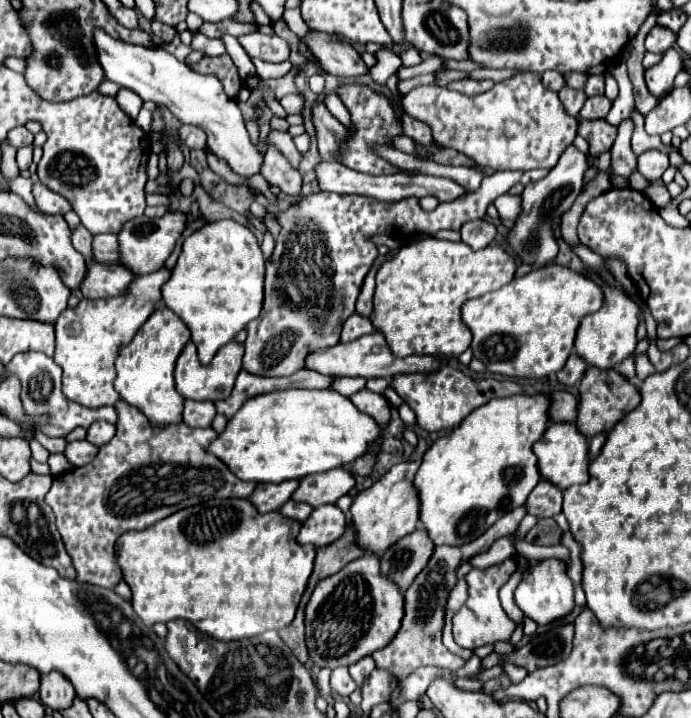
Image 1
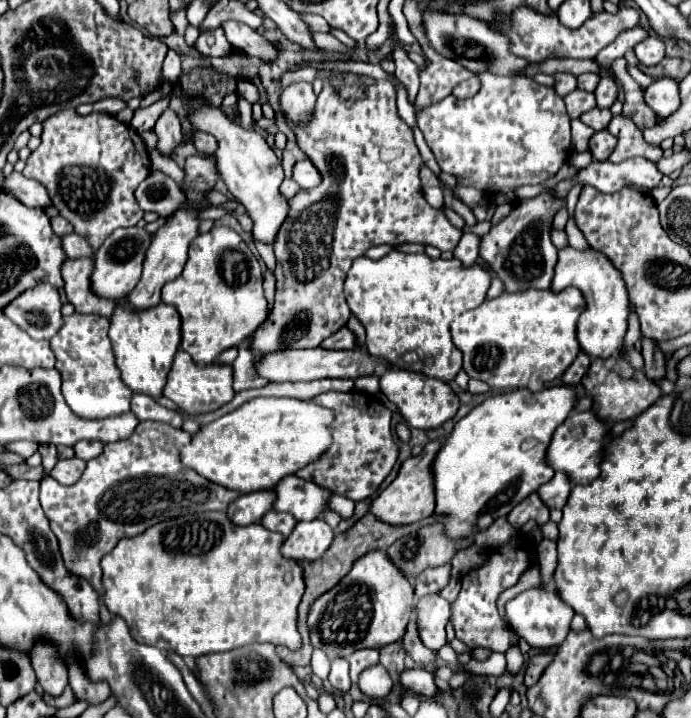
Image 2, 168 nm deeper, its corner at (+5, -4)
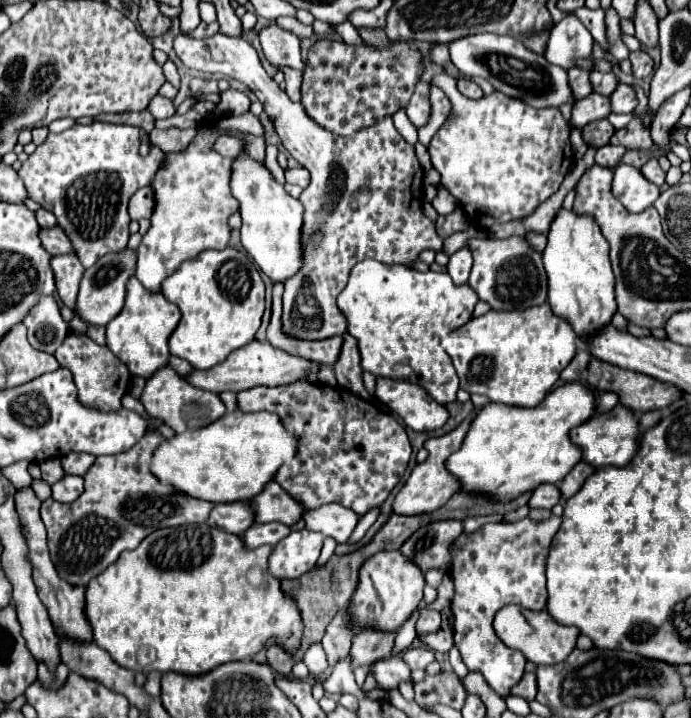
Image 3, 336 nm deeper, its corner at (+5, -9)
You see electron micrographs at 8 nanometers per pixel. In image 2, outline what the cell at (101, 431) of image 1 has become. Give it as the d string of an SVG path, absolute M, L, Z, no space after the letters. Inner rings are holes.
M81 440L73 446L73 450L75 450L75 456L79 460L89 462L91 458L97 458L103 452L103 444L99 444L97 440Z

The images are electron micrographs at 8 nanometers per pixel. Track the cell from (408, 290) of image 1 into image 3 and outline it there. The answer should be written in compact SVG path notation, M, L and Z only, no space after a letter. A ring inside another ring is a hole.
M373 259L359 261L349 275L347 287L337 297L339 309L345 313L349 327L347 331L359 341L361 351L361 367L365 371L371 371L379 377L389 379L405 379L411 383L417 383L435 397L437 403L451 403L455 401L455 393L459 389L459 377L455 373L451 357L441 349L441 337L445 337L455 327L465 325L469 319L473 319L473 309L479 301L475 289L469 289L469 285L455 285L449 277L449 273L435 273L435 271L415 271L407 265L383 265Z

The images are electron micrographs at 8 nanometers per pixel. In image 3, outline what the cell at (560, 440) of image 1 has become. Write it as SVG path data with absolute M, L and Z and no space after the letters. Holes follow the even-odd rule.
M617 405L611 411L593 415L579 427L571 429L569 439L573 445L581 449L581 455L583 455L581 461L589 463L593 469L603 469L609 465L625 467L633 459L633 453L637 451L637 441L639 441L637 417L633 417L633 413L629 413L629 409L625 409L623 405Z

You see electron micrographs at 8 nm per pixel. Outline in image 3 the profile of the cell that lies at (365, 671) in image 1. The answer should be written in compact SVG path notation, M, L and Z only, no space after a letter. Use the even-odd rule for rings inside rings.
M359 633L351 647L351 665L369 667L391 655L395 633Z

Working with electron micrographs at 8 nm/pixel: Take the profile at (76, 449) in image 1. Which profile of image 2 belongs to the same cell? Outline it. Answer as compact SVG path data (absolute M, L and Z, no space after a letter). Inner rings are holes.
M69 458L69 460L59 460L55 468L51 470L51 478L55 478L63 486L75 484L85 470L85 462L79 458Z

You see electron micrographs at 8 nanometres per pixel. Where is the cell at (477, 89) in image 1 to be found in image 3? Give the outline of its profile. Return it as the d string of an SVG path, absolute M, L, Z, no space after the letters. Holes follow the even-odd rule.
M467 79L457 81L457 89L459 89L465 97L469 97L469 99L481 99L481 95L483 95L481 87L479 87L477 83L473 83L473 81L467 81Z

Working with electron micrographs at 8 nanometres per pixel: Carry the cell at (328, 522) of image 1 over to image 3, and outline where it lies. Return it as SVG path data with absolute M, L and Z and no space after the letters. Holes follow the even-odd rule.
M291 531L269 555L269 573L277 579L295 579L311 571L319 559L323 535L315 531Z

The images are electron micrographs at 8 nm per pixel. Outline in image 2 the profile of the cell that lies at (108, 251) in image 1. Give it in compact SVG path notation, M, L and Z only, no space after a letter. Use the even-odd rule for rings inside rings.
M71 232L69 236L61 238L61 248L65 250L67 258L81 258L81 256L93 256L93 248L87 244L85 238Z

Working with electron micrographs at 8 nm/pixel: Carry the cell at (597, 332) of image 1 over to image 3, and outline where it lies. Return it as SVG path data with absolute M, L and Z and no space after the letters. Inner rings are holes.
M561 209L551 223L547 239L543 263L549 277L549 305L555 315L569 319L577 337L585 341L609 325L617 313L615 275L609 261L609 243L591 217L579 217L565 209Z

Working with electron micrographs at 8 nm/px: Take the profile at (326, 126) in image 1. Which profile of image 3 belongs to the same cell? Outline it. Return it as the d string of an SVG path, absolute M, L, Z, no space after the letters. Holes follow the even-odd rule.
M283 69L285 73L285 83L287 83L287 95L291 101L301 101L301 83L303 83L303 73L295 69Z

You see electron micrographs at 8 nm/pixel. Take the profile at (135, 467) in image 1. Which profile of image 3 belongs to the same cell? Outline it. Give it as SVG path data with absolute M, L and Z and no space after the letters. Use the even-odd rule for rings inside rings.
M147 431L145 437L133 445L125 453L115 455L101 455L95 459L93 467L85 475L85 491L79 495L73 503L59 503L53 497L45 499L41 503L41 519L47 527L49 537L49 553L51 559L59 571L59 575L69 581L71 585L87 585L93 577L97 577L101 571L111 565L121 551L135 549L149 533L161 529L161 527L175 527L185 523L205 523L209 519L209 513L215 503L195 499L187 493L181 493L173 485L163 483L151 473L151 461L157 447L165 441L165 437L157 431Z

